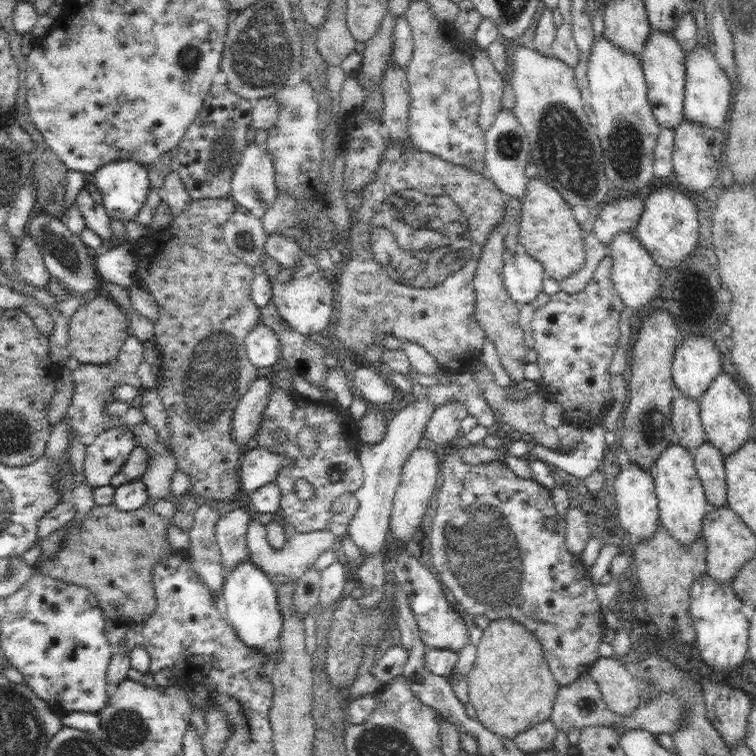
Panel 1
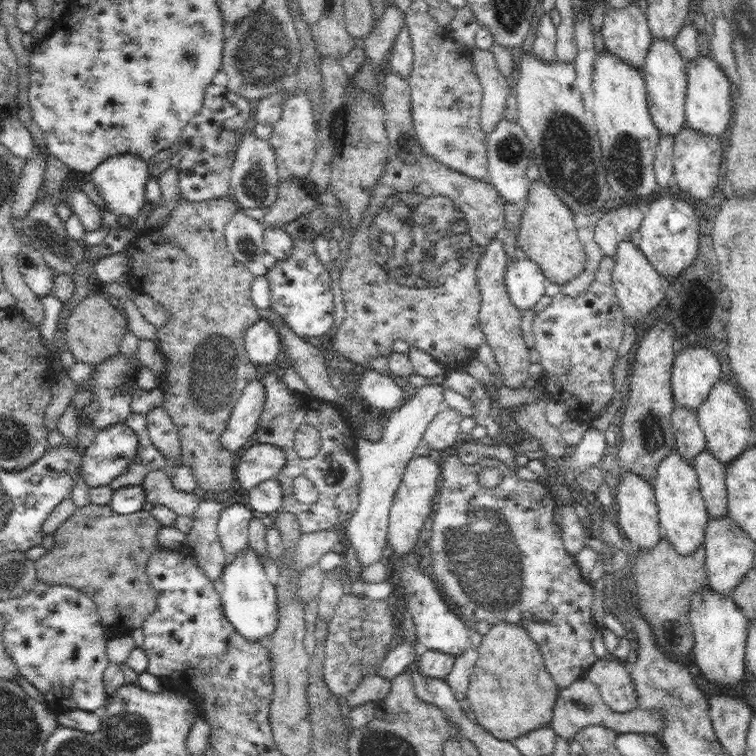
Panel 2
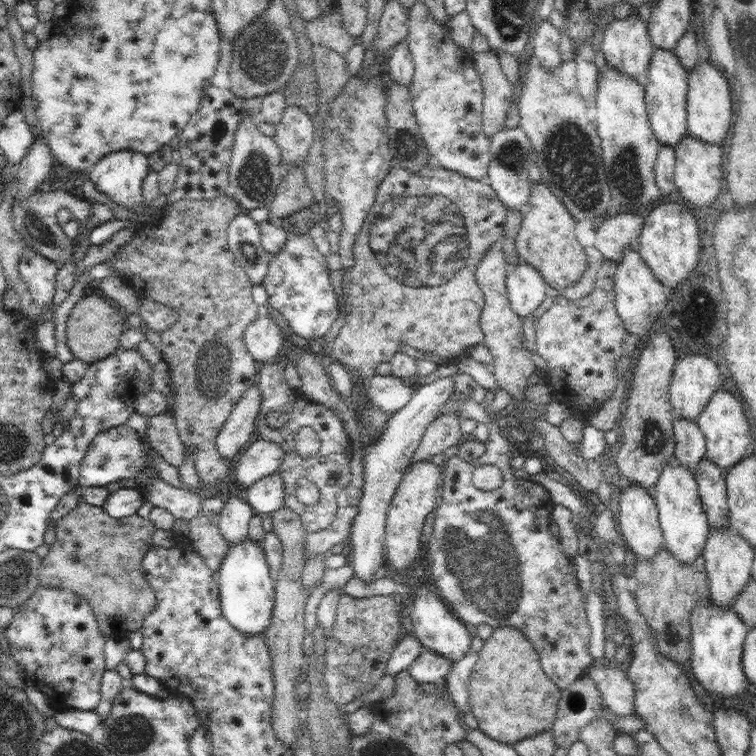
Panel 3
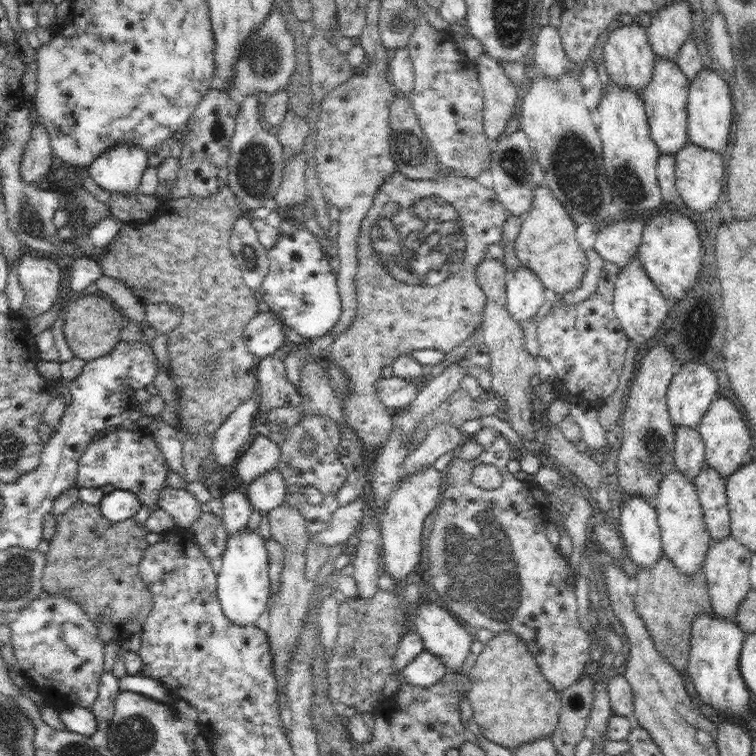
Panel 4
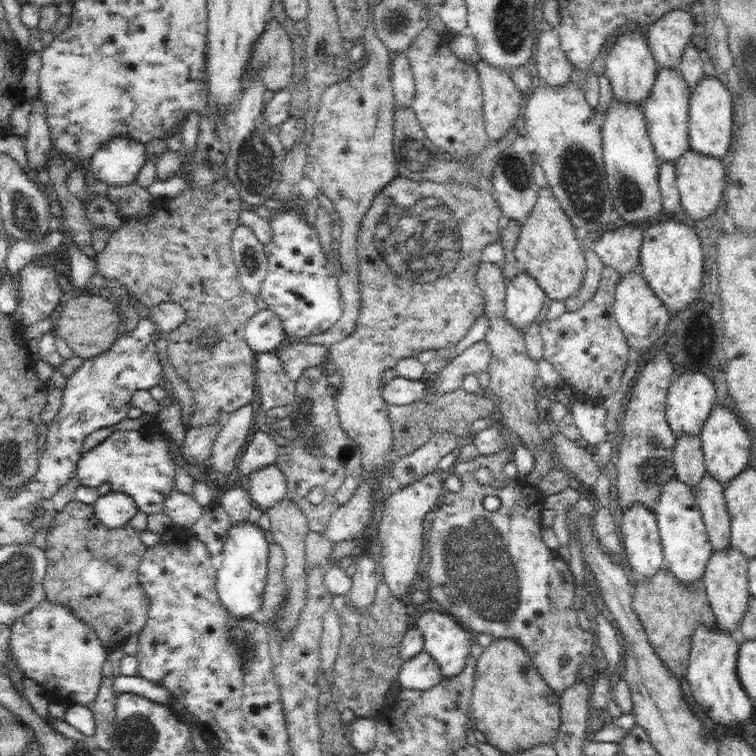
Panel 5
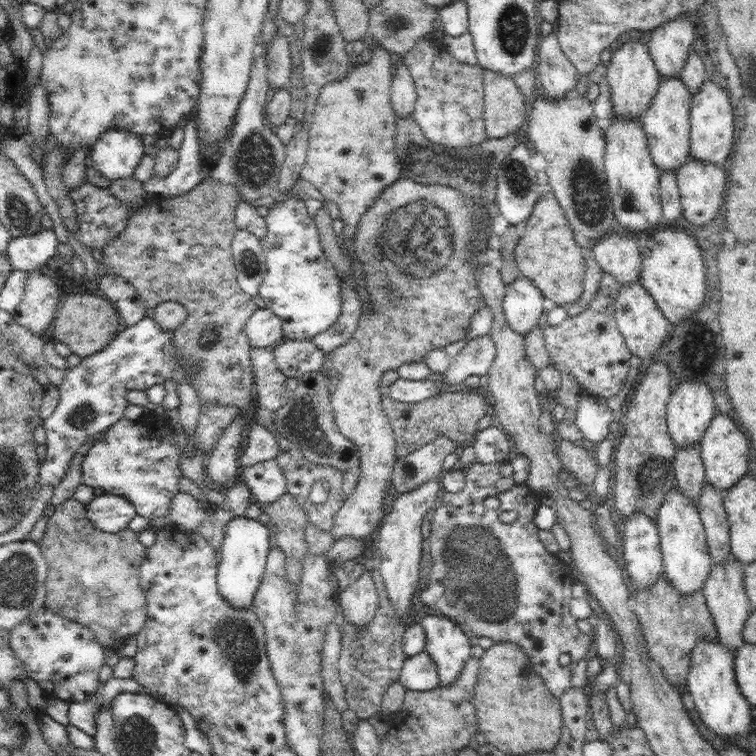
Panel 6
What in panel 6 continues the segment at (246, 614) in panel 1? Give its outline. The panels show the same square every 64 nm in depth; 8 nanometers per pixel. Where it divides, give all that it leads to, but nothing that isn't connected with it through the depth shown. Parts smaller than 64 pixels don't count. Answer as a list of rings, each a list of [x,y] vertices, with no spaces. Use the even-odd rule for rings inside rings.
[[[233,518],[227,528],[225,528],[225,538],[221,542],[221,562],[217,568],[217,592],[221,596],[221,600],[225,600],[225,604],[229,608],[235,610],[253,610],[253,602],[255,602],[255,594],[257,588],[263,580],[265,574],[265,564],[267,564],[267,554],[269,554],[269,544],[267,544],[267,536],[271,534],[269,528],[265,528],[263,524],[259,524],[257,520],[249,520],[249,518]]]

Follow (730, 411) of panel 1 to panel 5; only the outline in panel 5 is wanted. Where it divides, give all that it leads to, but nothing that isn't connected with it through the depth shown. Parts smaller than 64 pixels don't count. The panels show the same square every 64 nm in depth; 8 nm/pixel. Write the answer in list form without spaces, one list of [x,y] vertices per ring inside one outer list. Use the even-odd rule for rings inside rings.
[[[713,404],[709,418],[705,420],[701,432],[697,434],[701,438],[701,448],[703,448],[703,460],[705,460],[705,470],[713,478],[717,478],[723,486],[727,486],[739,472],[747,468],[749,460],[749,448],[755,446],[753,438],[745,430],[743,422],[737,418],[737,414],[721,404]]]

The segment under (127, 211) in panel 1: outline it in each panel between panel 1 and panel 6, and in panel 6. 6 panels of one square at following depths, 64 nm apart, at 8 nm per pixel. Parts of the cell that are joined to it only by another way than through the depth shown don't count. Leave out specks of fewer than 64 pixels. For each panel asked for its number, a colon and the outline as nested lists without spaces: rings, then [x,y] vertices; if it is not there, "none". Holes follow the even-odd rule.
2: [[[115,156],[113,160],[105,160],[105,164],[97,166],[95,172],[91,172],[91,182],[95,184],[97,192],[101,194],[105,202],[105,210],[113,214],[115,218],[131,218],[135,220],[141,214],[141,208],[145,206],[145,188],[147,188],[147,162],[135,158],[135,156]]]
3: [[[113,152],[89,172],[95,188],[111,200],[111,206],[121,206],[133,212],[143,204],[141,186],[149,174],[147,158],[139,152]]]
4: [[[113,148],[89,166],[89,178],[109,194],[135,196],[141,176],[147,170],[147,156],[141,148]]]
5: [[[117,138],[113,144],[105,144],[93,160],[89,160],[89,172],[97,182],[105,182],[109,188],[115,186],[131,186],[137,184],[137,174],[147,160],[145,146]]]
6: [[[109,130],[107,136],[97,140],[97,148],[93,148],[91,164],[103,178],[127,180],[133,178],[135,168],[143,158],[143,140],[123,130]]]

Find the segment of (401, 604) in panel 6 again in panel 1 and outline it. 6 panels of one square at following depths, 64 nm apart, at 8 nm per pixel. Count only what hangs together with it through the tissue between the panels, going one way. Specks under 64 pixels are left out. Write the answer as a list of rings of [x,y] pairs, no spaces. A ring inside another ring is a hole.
[[[417,446],[411,456],[405,460],[403,468],[401,468],[401,480],[399,480],[399,488],[395,490],[395,498],[393,498],[393,510],[391,510],[391,520],[389,520],[389,526],[391,526],[391,532],[395,536],[395,542],[399,544],[405,544],[411,534],[417,530],[419,522],[421,522],[421,516],[427,512],[427,502],[435,490],[435,486],[439,486],[439,458],[435,456],[435,452],[427,450],[427,448],[421,448]]]

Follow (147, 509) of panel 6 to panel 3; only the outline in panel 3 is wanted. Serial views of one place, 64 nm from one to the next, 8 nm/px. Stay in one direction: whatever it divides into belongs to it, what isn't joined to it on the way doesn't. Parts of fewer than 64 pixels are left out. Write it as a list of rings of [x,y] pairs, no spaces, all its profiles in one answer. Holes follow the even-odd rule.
[[[117,426],[117,428],[109,428],[101,434],[95,436],[95,440],[91,442],[83,462],[81,462],[81,474],[79,474],[79,486],[81,488],[105,488],[107,484],[113,484],[117,480],[125,480],[125,478],[133,478],[133,476],[139,476],[139,484],[137,488],[143,492],[145,490],[145,484],[149,480],[149,476],[153,476],[155,472],[153,470],[145,470],[141,472],[149,462],[149,456],[143,448],[143,442],[141,438],[137,436],[137,432],[129,426]]]

